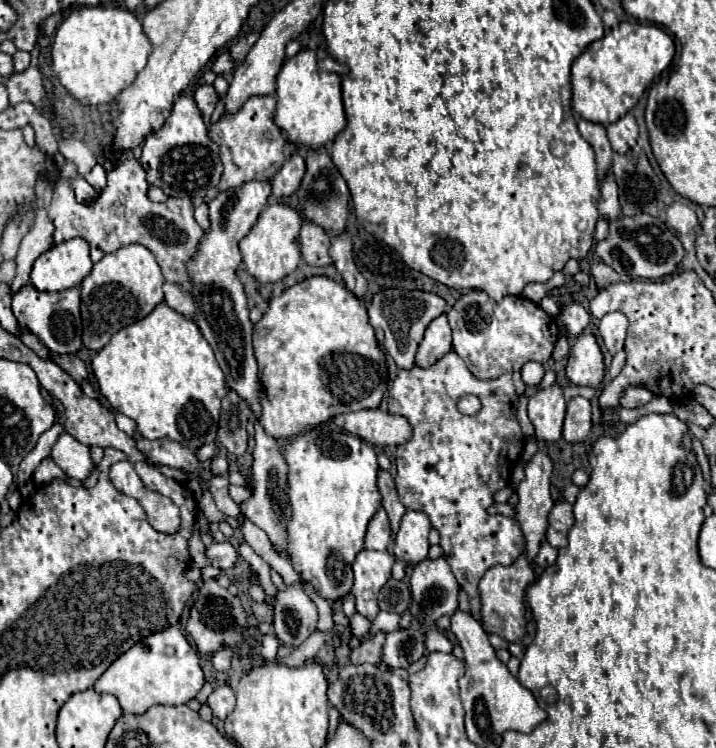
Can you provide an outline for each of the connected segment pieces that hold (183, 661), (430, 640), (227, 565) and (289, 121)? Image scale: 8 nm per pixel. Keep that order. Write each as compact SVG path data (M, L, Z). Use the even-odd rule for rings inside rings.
M168 628L144 638L116 658L96 680L94 690L116 696L124 712L144 714L154 704L188 704L200 692L204 682L196 650L188 644L180 628Z
M436 628L426 633L426 648L430 653L435 651L451 653L453 646L445 634L437 631Z
M228 540L220 542L220 544L214 542L210 548L206 548L206 554L212 560L212 564L222 570L230 570L238 560L238 550Z
M302 48L296 56L286 58L276 80L278 106L274 122L282 128L290 142L304 144L308 148L318 148L336 138L346 126L344 106L342 106L342 74L348 68L336 62L324 48Z

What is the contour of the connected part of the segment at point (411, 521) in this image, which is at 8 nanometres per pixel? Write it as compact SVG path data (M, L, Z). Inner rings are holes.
M406 510L392 548L396 560L412 562L412 564L426 560L426 554L430 548L428 534L430 534L428 516L418 510Z

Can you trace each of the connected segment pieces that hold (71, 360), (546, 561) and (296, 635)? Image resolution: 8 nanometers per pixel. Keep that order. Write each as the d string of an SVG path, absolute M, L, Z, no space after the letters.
M50 352L50 358L62 368L68 372L68 376L72 376L74 382L88 382L88 372L86 372L86 366L84 362L78 358L78 356L52 356Z
M544 540L544 542L542 542L542 548L540 548L540 552L538 552L538 556L534 558L534 562L536 562L538 566L542 566L542 568L548 568L548 566L552 566L552 564L556 562L556 556L558 556L558 550L552 548L552 546Z
M304 580L296 584L286 584L284 590L278 590L274 596L274 630L276 636L282 640L284 646L300 646L316 628L318 622L318 608L314 600L304 592Z

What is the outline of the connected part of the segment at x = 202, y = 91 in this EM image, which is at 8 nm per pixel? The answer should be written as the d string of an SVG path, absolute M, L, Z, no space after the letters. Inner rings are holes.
M202 84L202 86L196 90L194 100L196 100L196 104L198 104L204 120L210 120L210 114L214 112L220 96L216 94L216 90L214 90L212 84Z

